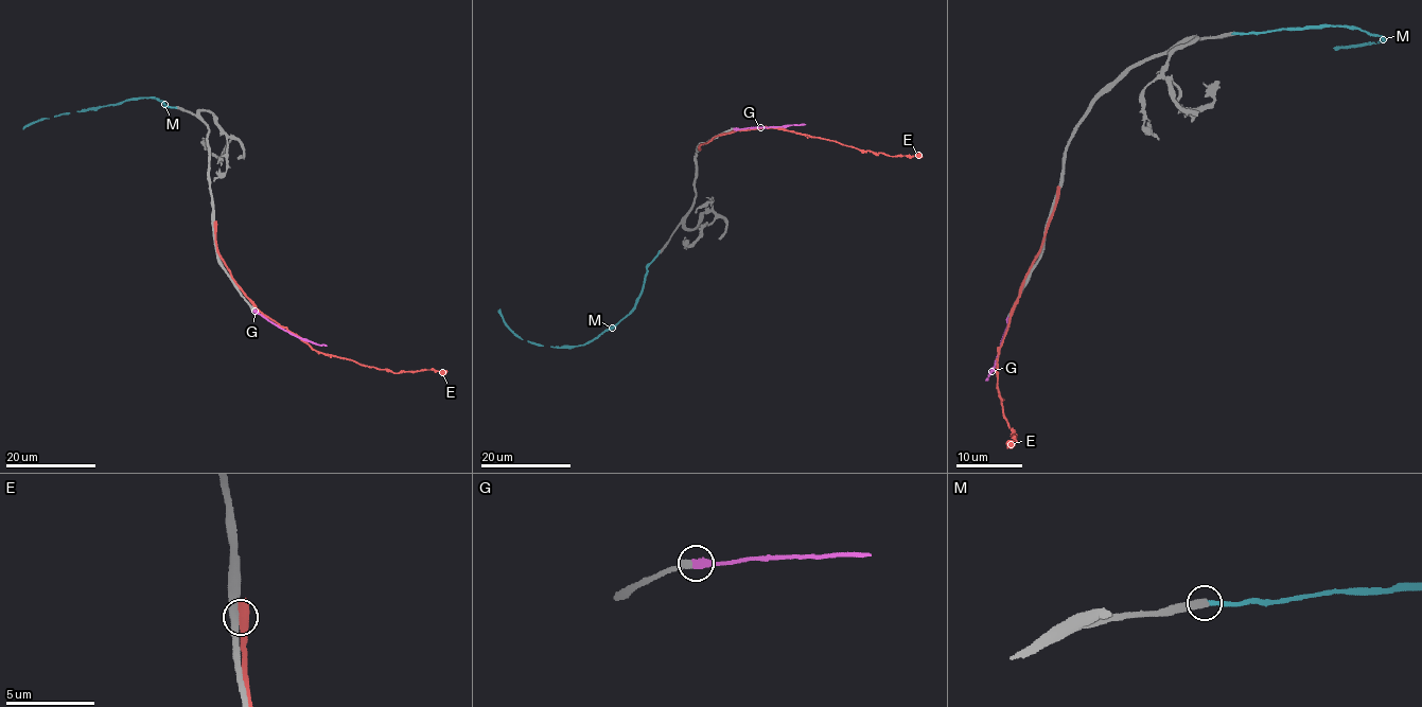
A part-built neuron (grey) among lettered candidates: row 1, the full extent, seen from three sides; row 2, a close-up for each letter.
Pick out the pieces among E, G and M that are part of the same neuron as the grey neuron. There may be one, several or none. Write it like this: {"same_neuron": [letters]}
{"same_neuron": ["G"]}

